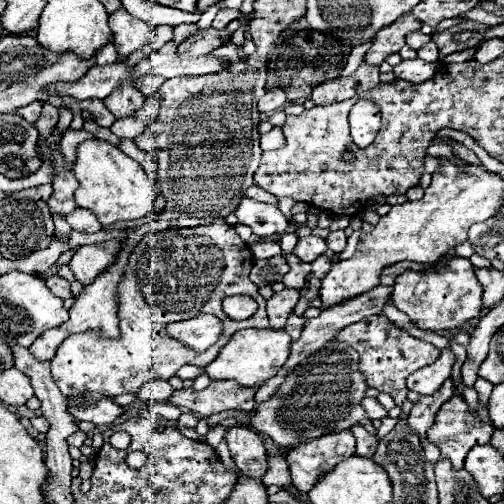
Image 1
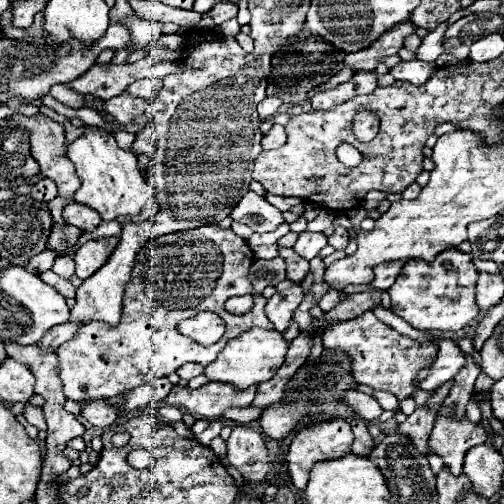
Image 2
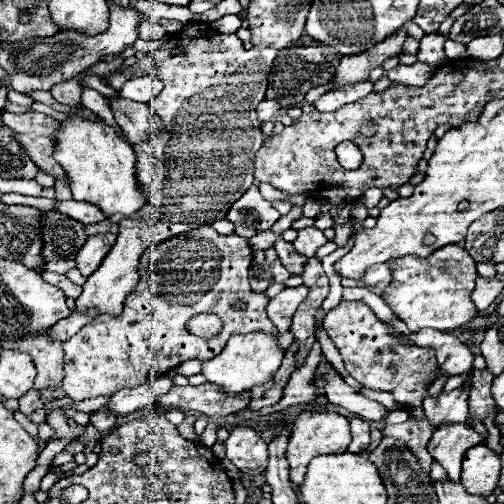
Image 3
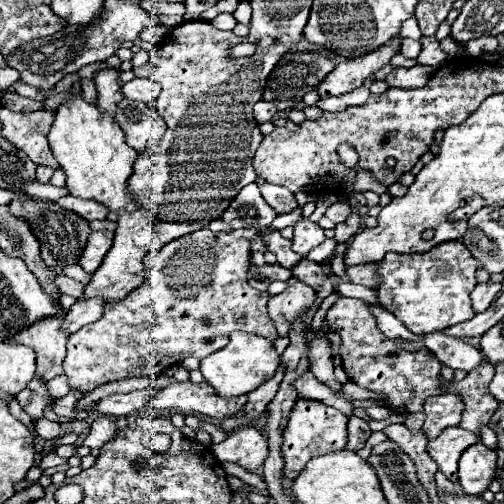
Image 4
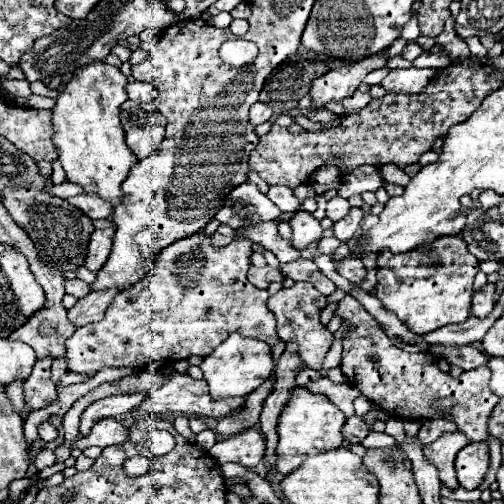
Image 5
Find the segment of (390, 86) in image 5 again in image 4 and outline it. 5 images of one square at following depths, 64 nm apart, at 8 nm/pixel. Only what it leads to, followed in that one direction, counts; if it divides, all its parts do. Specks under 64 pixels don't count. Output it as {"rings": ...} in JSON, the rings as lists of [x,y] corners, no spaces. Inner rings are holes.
{"rings":[[[416,64],[414,68],[394,68],[388,78],[386,84],[392,88],[422,88],[424,84],[428,84],[430,76],[434,74],[434,68],[430,66],[420,66]]]}

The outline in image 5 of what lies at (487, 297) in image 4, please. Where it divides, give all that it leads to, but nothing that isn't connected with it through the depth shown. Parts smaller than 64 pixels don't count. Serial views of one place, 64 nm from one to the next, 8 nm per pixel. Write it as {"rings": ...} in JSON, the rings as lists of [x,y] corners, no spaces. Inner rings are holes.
{"rings":[[[486,284],[482,290],[478,290],[474,296],[472,296],[472,316],[478,316],[478,318],[486,318],[492,308],[496,306],[494,304],[494,284]]]}

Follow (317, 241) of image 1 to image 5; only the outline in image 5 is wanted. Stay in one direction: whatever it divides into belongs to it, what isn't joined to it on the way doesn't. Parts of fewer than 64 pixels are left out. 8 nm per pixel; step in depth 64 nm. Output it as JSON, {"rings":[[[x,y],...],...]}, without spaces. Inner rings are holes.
{"rings":[[[306,210],[294,212],[290,226],[292,226],[292,246],[298,250],[306,248],[310,242],[322,238],[320,220],[316,220],[312,212],[306,212]]]}

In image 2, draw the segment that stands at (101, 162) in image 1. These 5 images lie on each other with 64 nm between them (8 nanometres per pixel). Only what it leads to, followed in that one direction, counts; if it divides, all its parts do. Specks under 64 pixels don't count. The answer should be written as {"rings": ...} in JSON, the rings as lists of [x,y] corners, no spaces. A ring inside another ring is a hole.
{"rings":[[[84,126],[84,134],[68,144],[68,160],[76,168],[76,176],[82,186],[74,192],[74,200],[94,208],[102,220],[114,220],[116,216],[136,216],[152,202],[154,190],[146,176],[138,168],[138,160],[130,150],[122,150],[114,136],[102,128]]]}

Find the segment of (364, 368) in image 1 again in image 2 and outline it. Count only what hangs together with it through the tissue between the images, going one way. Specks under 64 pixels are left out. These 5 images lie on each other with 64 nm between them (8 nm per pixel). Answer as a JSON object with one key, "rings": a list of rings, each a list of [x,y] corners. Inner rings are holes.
{"rings":[[[370,310],[350,318],[350,320],[336,320],[324,328],[324,346],[338,348],[348,354],[350,370],[358,384],[366,384],[374,390],[392,392],[398,401],[411,397],[418,390],[413,385],[414,378],[422,368],[432,366],[434,356],[424,358],[424,354],[437,354],[438,347],[431,342],[418,344],[412,338],[406,338],[392,330],[390,326],[382,324]]]}

